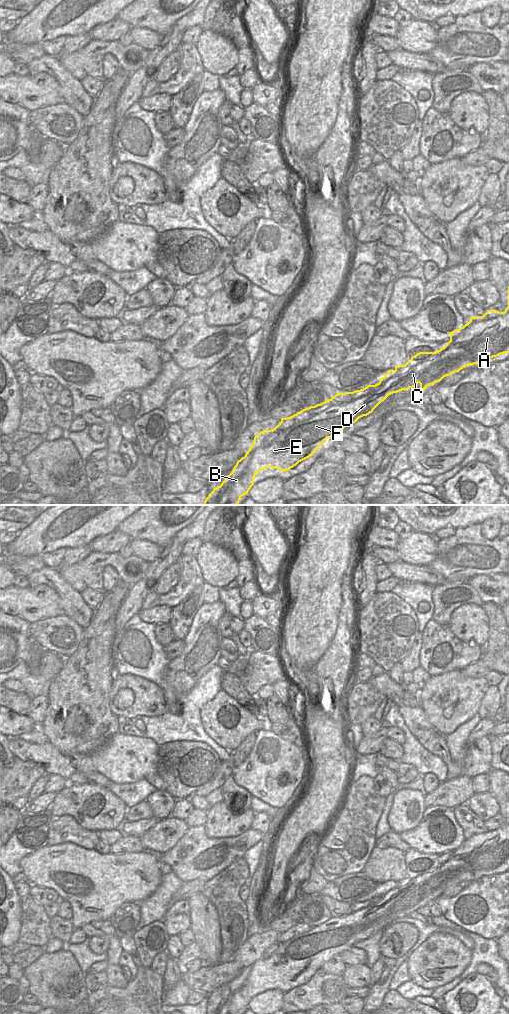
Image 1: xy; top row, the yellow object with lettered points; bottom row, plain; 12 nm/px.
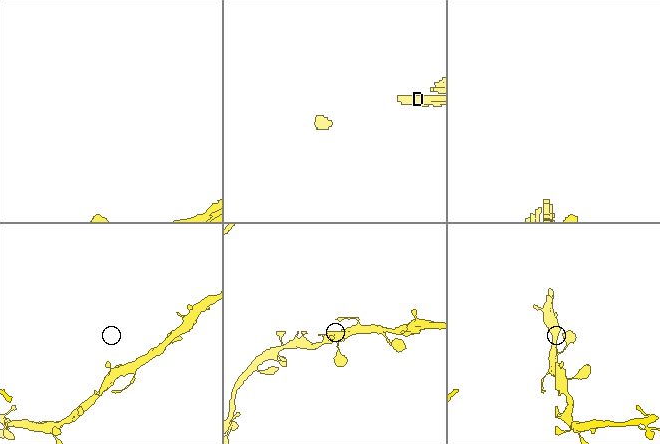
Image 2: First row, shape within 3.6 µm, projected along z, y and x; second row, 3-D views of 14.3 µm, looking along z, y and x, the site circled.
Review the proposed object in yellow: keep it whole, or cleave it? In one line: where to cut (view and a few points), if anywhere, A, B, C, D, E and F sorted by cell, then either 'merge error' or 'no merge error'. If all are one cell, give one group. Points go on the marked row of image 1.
cut none; groups A B C D E F; no merge error

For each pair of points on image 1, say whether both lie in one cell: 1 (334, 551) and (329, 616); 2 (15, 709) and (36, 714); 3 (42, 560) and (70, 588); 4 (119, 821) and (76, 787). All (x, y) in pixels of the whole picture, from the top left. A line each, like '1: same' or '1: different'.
1: same
2: same
3: different
4: different

